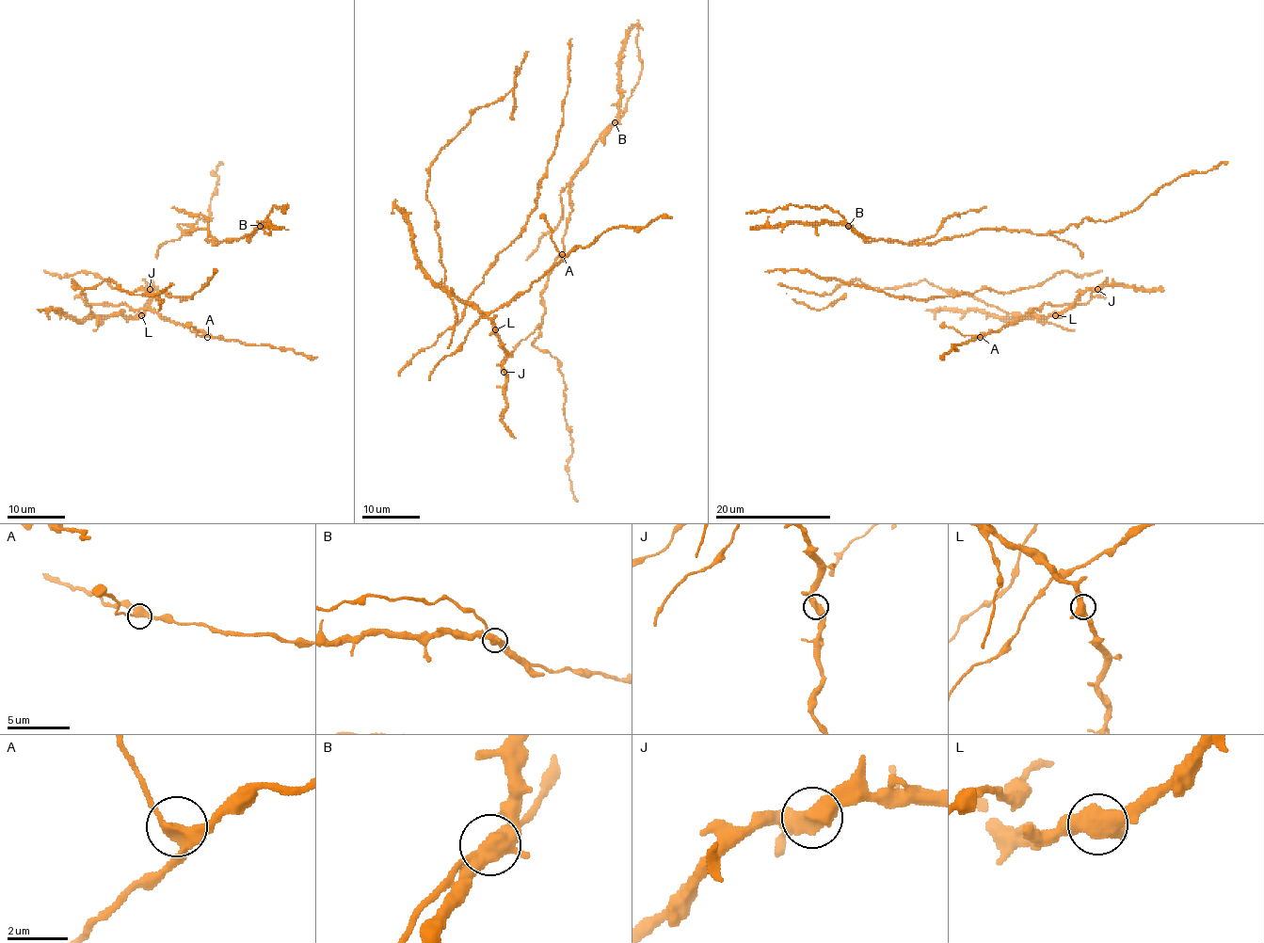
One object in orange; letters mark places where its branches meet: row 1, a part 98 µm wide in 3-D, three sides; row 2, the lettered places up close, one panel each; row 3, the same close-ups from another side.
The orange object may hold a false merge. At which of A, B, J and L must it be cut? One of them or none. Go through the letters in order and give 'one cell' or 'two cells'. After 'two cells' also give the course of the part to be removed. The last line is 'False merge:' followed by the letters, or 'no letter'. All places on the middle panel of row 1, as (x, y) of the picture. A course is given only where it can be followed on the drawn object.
A: one cell
B: one cell
J: one cell
L: one cell
False merge: no letter

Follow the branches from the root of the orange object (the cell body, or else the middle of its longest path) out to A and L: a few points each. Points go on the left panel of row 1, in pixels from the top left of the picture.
A: (151, 293), (145, 309), (132, 316), (141, 309), (153, 309), (207, 337)
L: (151, 293), (151, 300), (141, 315)

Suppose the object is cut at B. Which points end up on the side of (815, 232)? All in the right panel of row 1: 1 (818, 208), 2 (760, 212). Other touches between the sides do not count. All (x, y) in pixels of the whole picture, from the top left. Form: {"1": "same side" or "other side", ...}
{"1": "other side", "2": "other side"}

